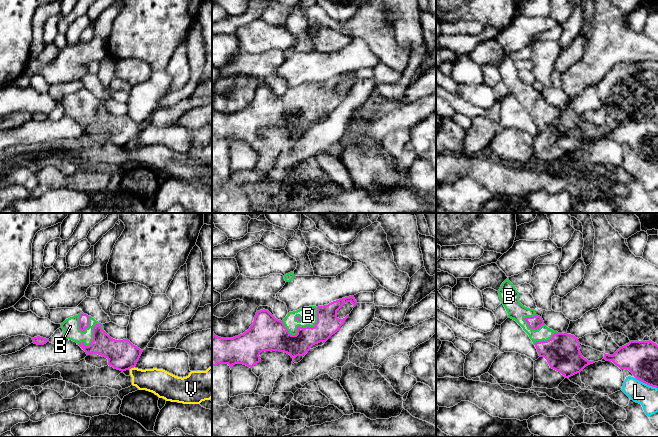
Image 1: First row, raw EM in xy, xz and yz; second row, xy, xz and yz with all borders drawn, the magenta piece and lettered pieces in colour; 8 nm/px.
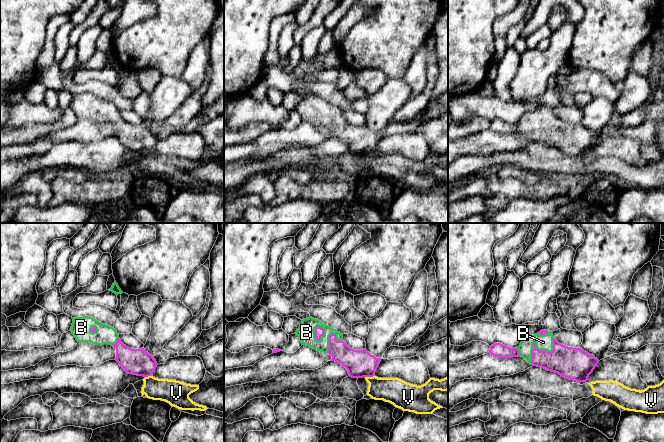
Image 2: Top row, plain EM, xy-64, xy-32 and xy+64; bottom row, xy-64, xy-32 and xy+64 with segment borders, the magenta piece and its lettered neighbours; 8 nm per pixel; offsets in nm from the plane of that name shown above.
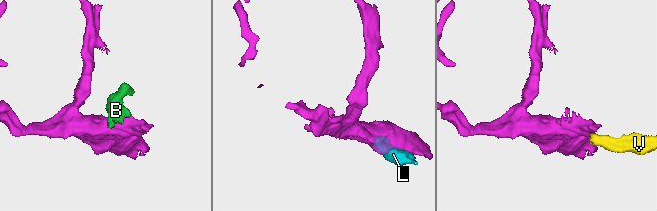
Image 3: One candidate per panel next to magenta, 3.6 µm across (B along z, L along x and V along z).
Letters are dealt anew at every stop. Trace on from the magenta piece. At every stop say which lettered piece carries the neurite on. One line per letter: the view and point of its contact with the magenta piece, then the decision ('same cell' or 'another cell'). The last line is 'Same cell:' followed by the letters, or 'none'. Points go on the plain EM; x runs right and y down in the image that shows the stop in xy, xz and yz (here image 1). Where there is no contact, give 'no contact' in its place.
B: meets magenta in xz at (307, 102); same cell
L: meets magenta in yz at (646, 159); another cell
V: meets magenta in xy at (132, 143); another cell
Same cell: B

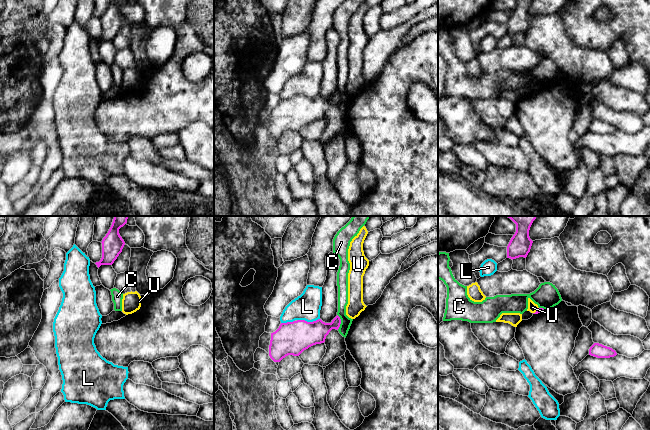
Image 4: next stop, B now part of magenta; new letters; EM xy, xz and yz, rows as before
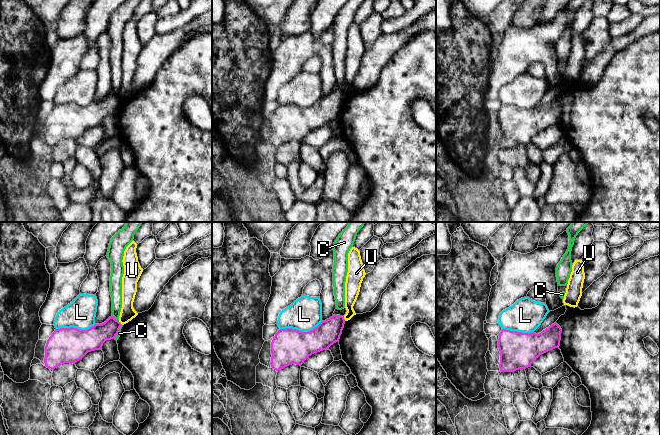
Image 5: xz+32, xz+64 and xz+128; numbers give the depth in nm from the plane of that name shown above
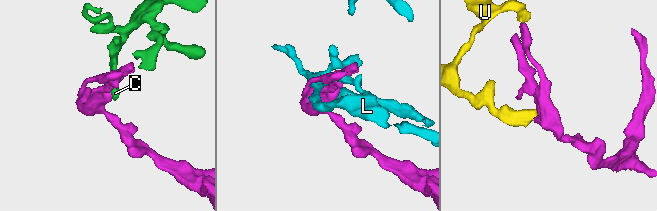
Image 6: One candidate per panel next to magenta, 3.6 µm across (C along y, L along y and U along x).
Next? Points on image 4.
C: meets magenta in xz at (340, 98); another cell
L: meets magenta in xz at (308, 98); another cell
U: meets magenta in yz at (536, 87); another cell
Same cell: none

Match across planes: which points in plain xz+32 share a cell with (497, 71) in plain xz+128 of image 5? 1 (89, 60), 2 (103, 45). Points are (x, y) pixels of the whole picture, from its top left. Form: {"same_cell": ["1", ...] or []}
{"same_cell": ["2"]}

